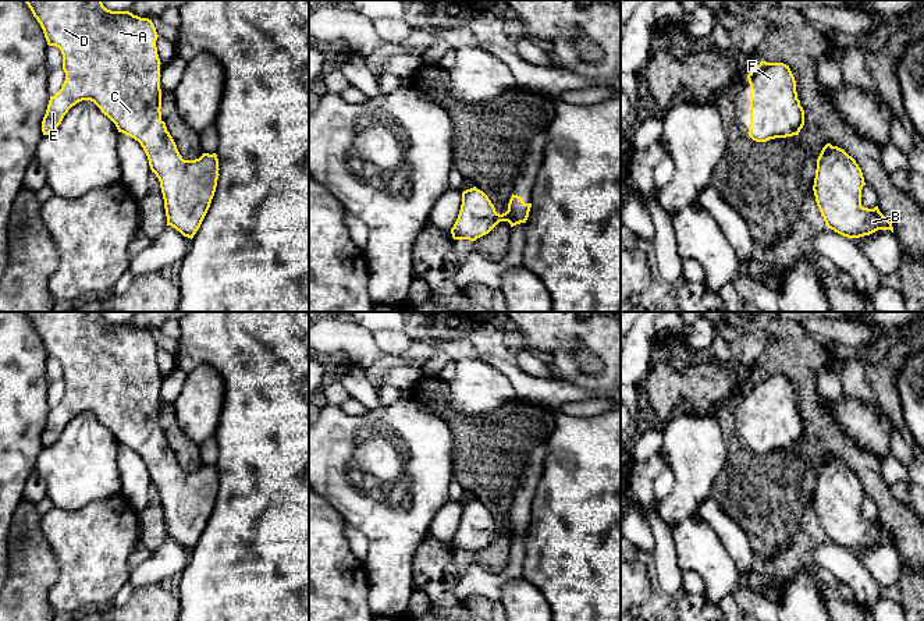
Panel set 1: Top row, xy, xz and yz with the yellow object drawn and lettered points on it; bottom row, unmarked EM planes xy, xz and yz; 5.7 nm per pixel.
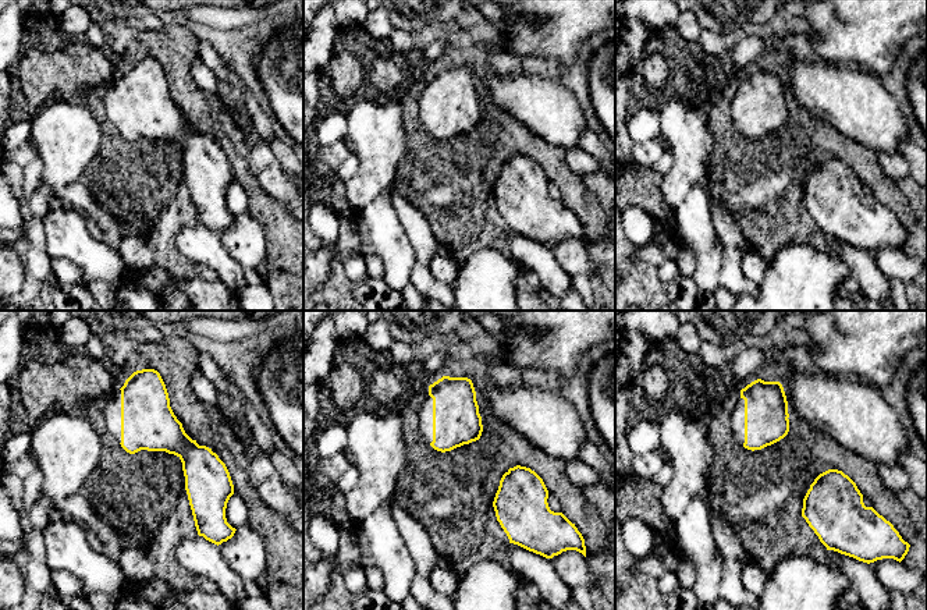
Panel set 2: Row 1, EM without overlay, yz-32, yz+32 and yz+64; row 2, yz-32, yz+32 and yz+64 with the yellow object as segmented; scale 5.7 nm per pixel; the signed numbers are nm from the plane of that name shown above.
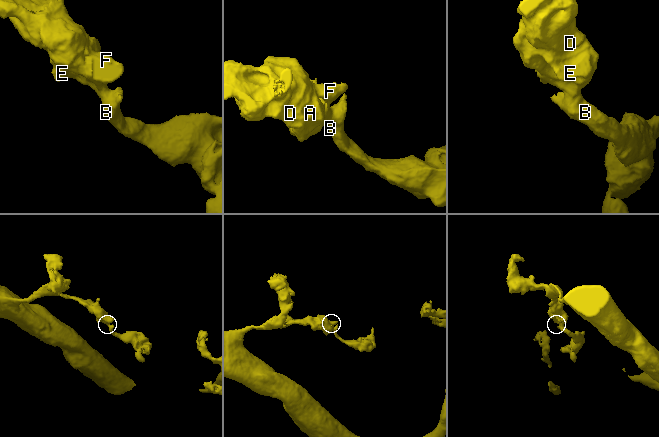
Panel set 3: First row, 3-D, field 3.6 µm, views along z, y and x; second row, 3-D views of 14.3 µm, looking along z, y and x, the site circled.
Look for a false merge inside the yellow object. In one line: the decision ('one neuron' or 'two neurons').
one neuron

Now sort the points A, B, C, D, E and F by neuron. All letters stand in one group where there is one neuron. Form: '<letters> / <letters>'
A B C D E F

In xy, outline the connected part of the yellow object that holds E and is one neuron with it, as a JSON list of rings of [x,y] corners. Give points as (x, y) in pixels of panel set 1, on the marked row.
[[[24,0],[33,17],[40,24],[49,46],[56,46],[63,54],[65,81],[61,89],[50,96],[46,114],[42,121],[43,135],[57,129],[68,110],[82,100],[93,102],[122,132],[141,143],[152,173],[160,181],[164,199],[167,226],[174,227],[184,237],[193,238],[199,230],[216,192],[218,180],[217,155],[203,153],[199,159],[184,160],[177,145],[161,120],[160,58],[156,40],[156,28],[149,18],[141,18],[129,11],[107,10],[102,0]]]

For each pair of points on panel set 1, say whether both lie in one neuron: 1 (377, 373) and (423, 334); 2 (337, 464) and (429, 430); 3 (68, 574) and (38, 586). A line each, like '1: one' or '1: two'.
1: two
2: one
3: two

